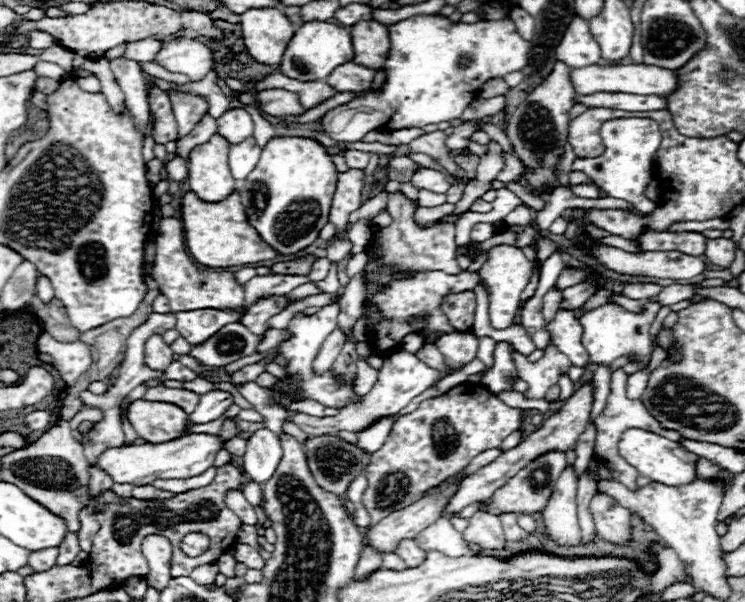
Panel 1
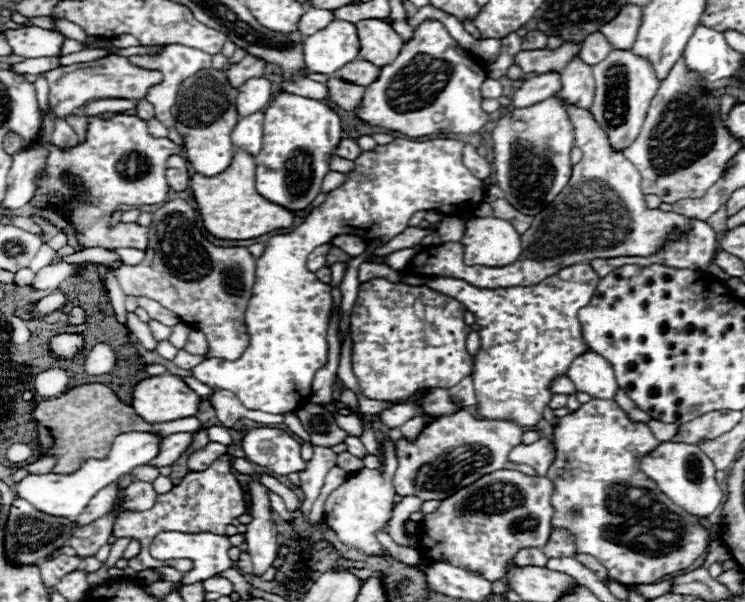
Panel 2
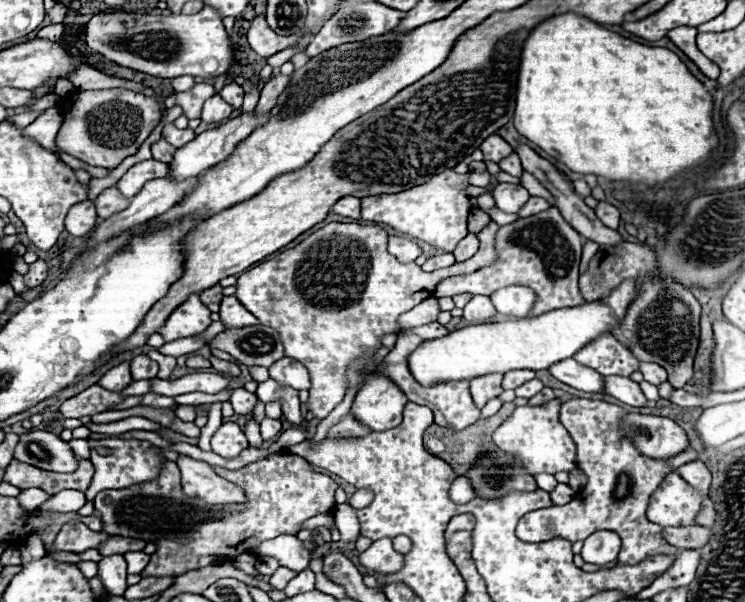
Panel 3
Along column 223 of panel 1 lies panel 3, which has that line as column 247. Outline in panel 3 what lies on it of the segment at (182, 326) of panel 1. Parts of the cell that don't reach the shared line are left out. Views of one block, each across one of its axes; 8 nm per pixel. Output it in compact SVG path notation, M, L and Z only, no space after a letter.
M226 296L222 300L220 320L224 322L226 330L230 330L230 328L246 328L246 326L260 324L260 320L254 314L250 314L248 310L244 310L244 306L240 306L240 302L236 302L234 296Z

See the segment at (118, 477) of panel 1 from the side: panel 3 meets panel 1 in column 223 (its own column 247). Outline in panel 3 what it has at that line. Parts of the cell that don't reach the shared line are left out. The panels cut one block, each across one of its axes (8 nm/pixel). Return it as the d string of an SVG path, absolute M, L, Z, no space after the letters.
M226 422L212 436L212 450L222 458L236 458L248 448L248 440L236 422Z

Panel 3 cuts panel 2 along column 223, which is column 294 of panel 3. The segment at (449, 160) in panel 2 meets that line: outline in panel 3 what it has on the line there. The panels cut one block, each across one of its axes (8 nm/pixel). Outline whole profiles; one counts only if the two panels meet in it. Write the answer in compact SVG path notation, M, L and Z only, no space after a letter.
M280 358L280 362L274 362L270 368L270 378L284 386L292 386L296 390L308 390L310 388L310 376L306 366L292 358Z

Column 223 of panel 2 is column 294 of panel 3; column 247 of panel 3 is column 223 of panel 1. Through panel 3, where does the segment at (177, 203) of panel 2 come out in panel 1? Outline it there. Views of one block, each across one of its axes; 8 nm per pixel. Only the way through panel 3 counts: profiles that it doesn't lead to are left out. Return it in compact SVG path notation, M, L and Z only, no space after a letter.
M162 218L156 234L156 264L152 270L154 280L158 282L160 292L170 300L170 308L174 312L200 310L200 308L218 308L218 310L236 310L242 308L244 290L236 284L232 272L212 272L210 274L198 270L184 244L184 228L178 218Z

